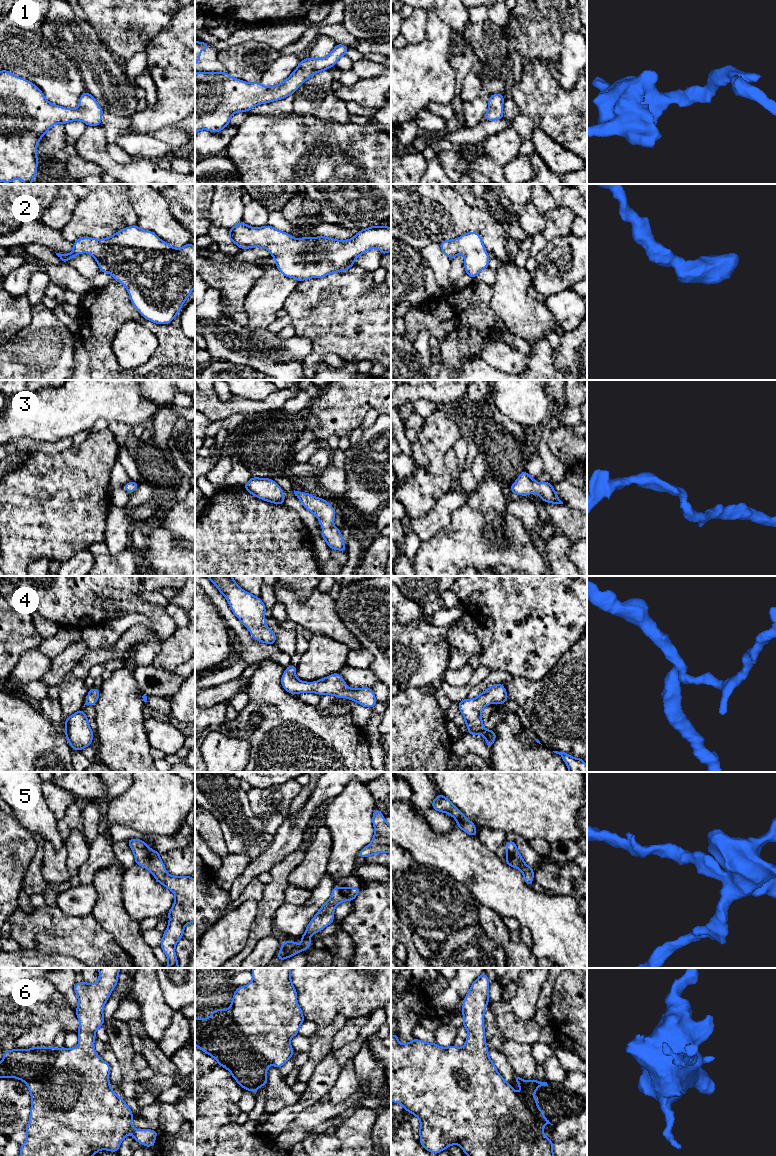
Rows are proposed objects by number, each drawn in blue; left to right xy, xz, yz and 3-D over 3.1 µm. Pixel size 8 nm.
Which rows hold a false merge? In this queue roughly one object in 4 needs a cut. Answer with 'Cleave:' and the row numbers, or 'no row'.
Cleave: no row

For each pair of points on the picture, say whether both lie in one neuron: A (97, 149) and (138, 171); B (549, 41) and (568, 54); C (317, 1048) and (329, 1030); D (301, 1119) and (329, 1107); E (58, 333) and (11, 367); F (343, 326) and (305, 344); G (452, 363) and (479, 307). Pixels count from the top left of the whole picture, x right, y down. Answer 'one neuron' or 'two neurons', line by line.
A: one neuron
B: two neurons
C: one neuron
D: one neuron
E: one neuron
F: two neurons
G: one neuron

